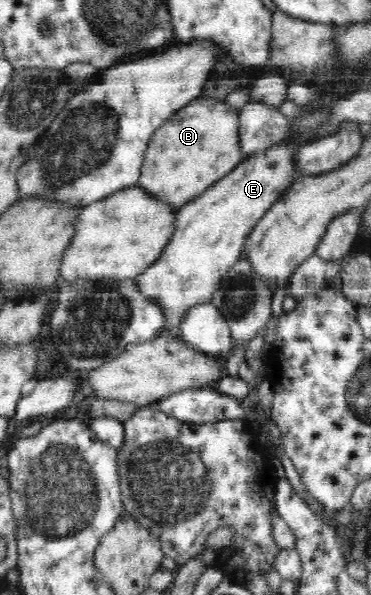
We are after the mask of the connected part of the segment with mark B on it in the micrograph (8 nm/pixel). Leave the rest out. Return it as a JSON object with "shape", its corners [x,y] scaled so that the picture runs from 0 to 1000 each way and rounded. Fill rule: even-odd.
{"shape":[[[547,163],[520,166],[504,180],[466,193],[418,225],[410,225],[391,254],[372,313],[420,338],[434,338],[461,353],[482,355],[485,348],[526,338],[569,319],[582,308],[606,301],[655,267],[642,237],[644,193],[606,168]]]}

